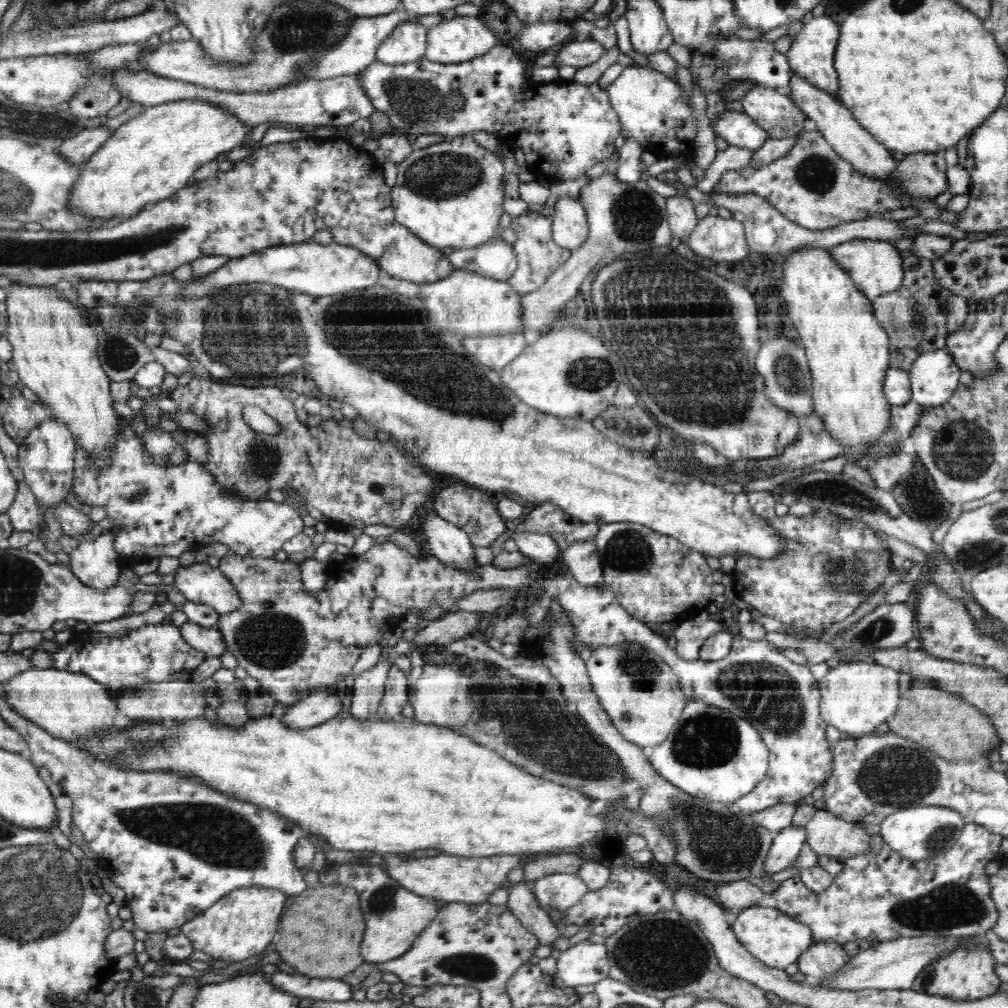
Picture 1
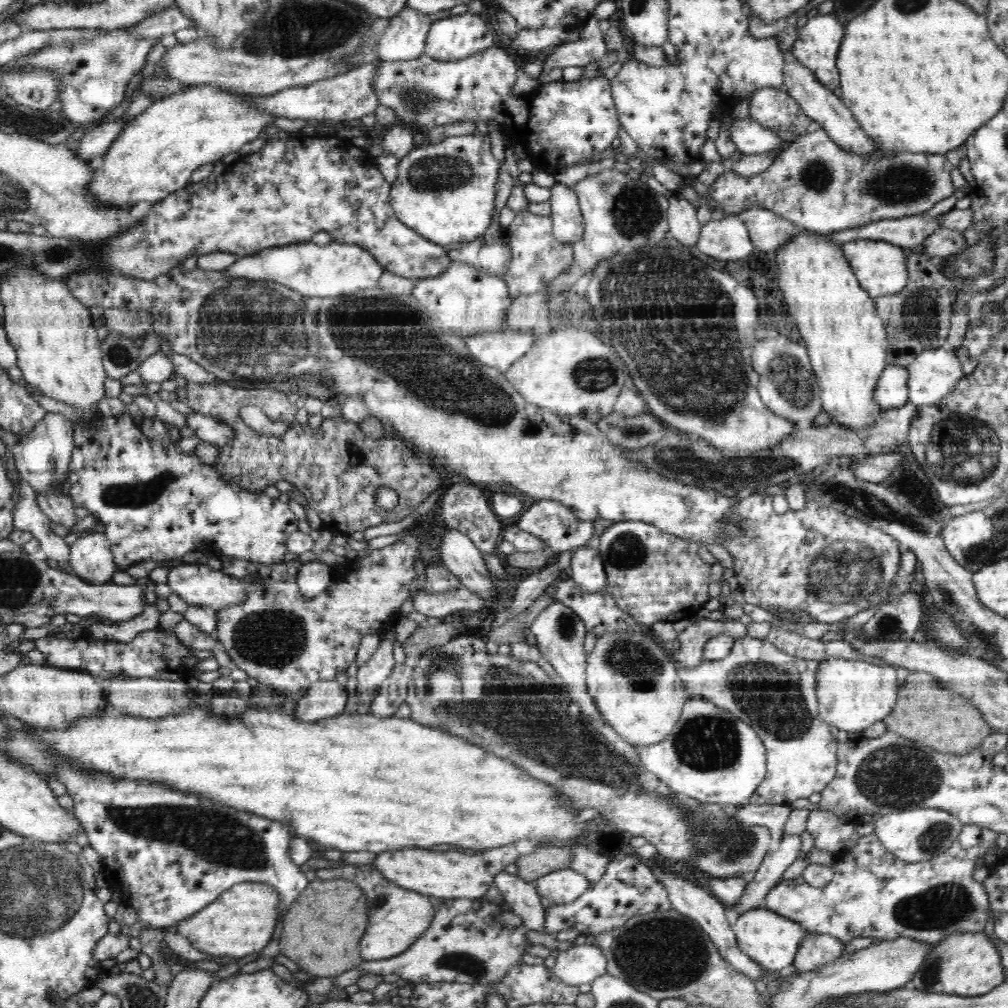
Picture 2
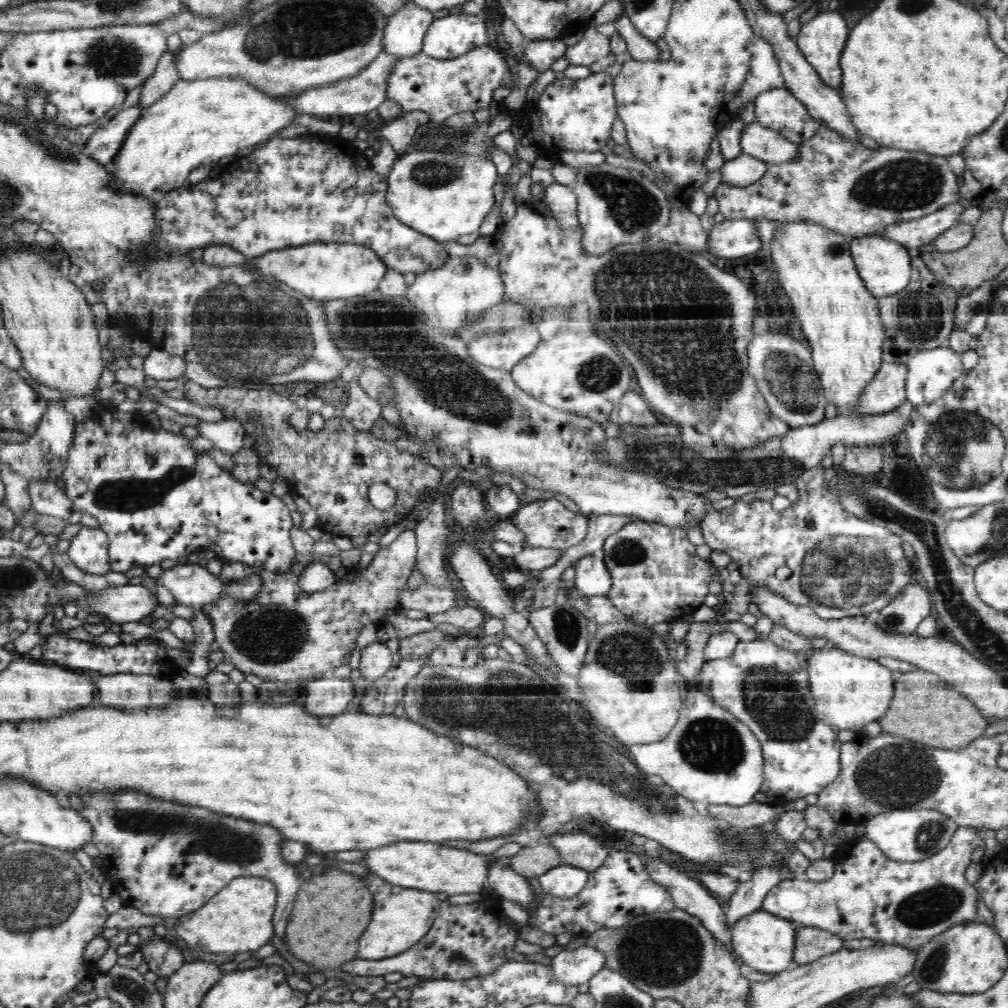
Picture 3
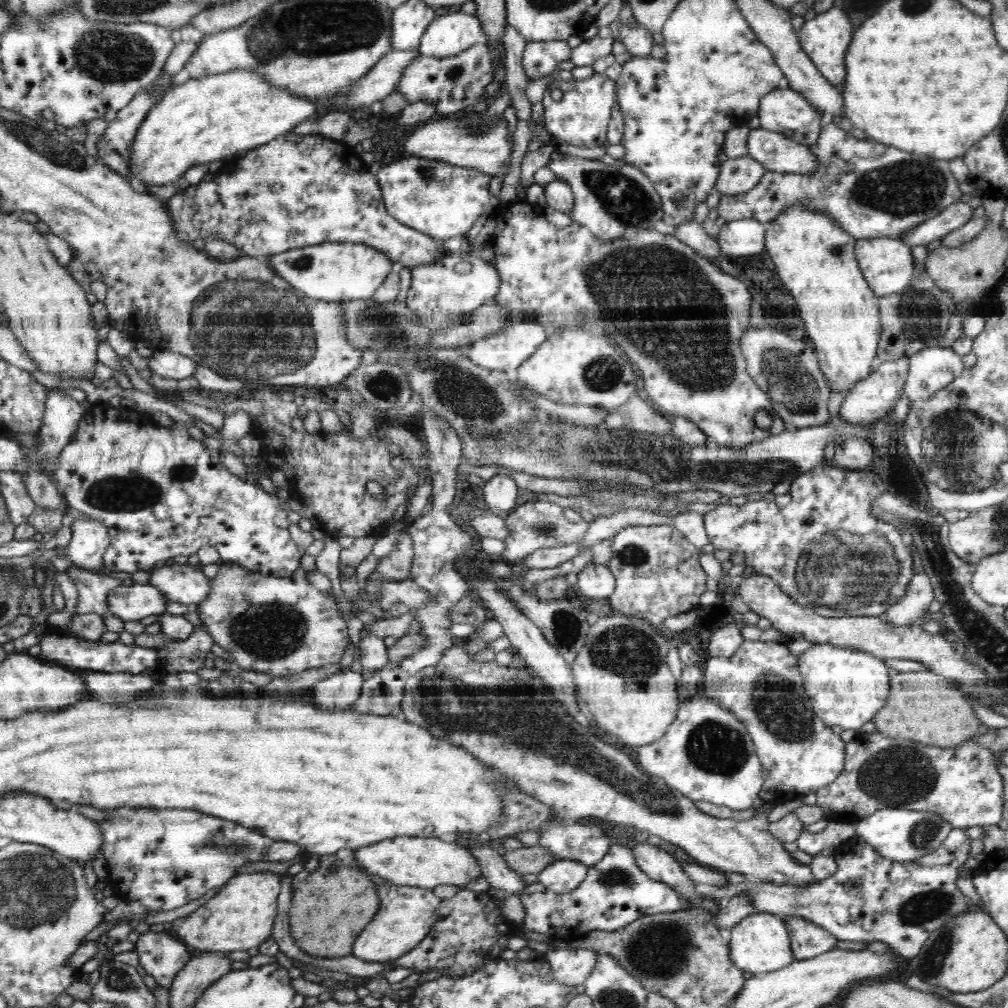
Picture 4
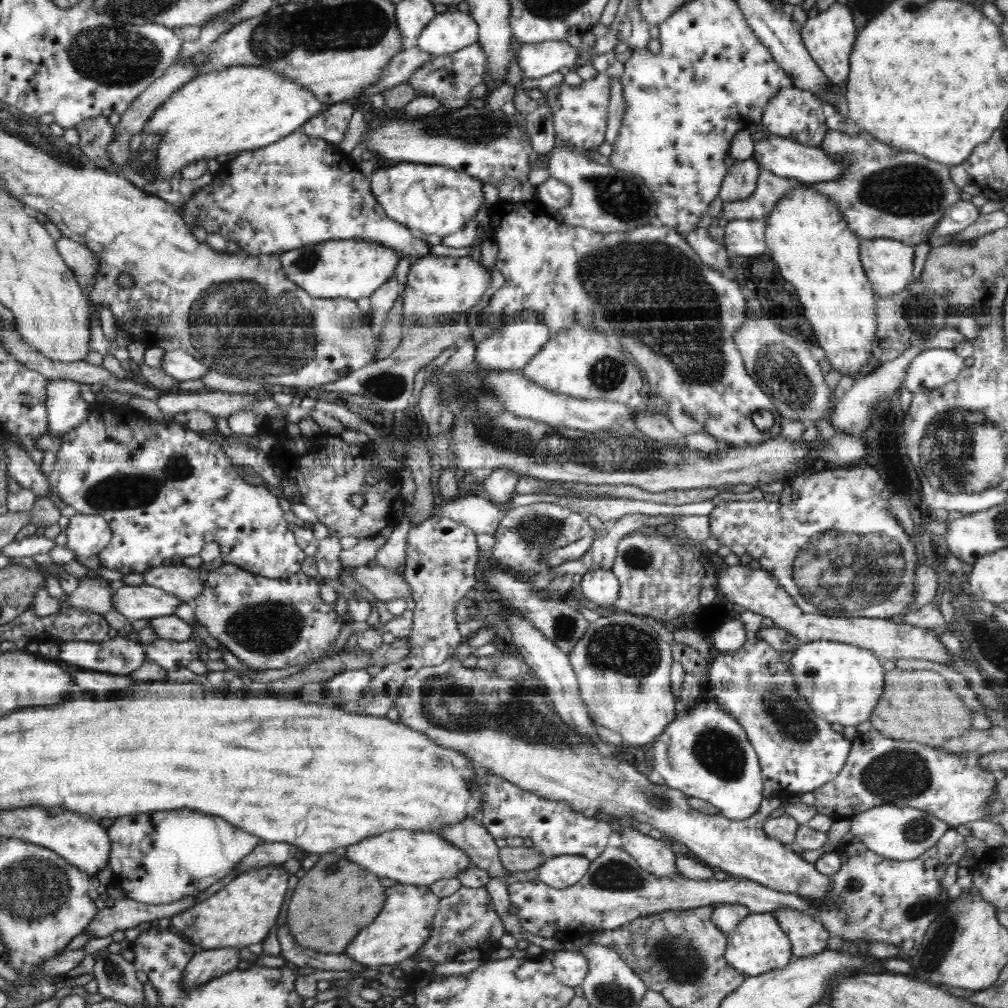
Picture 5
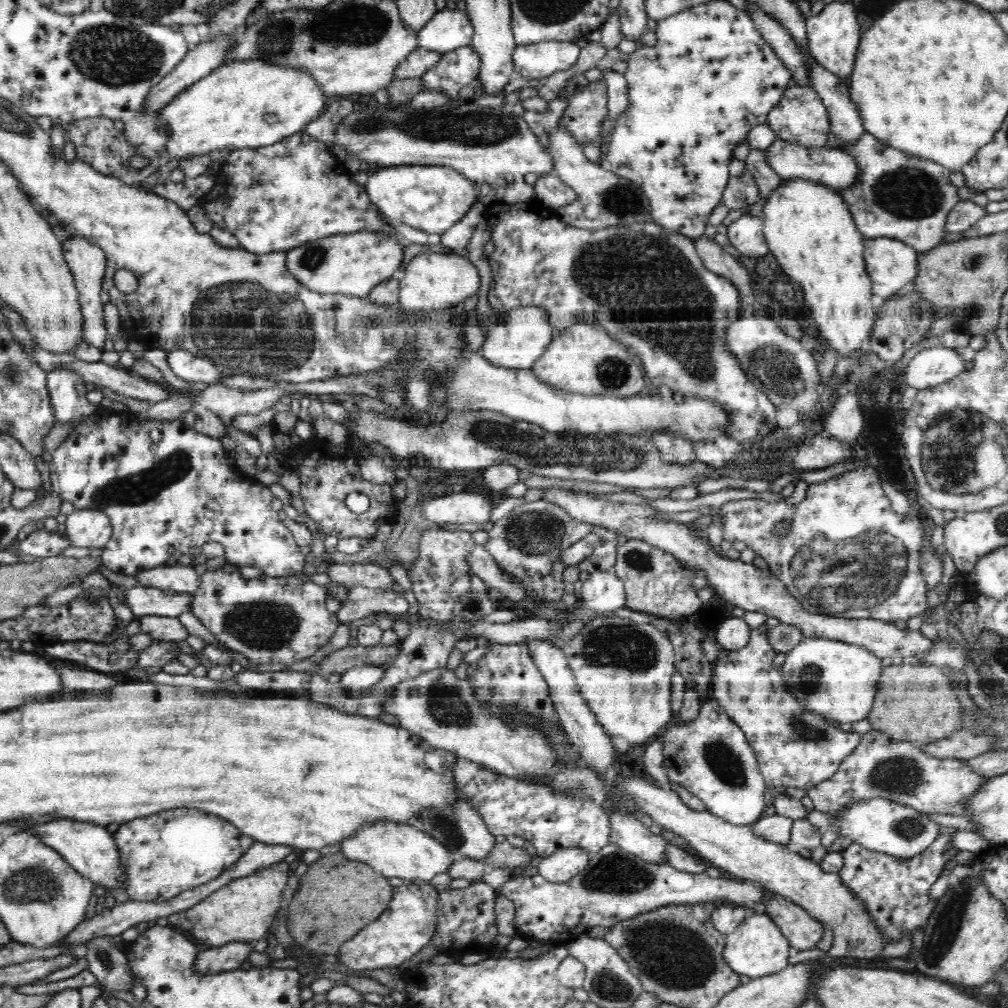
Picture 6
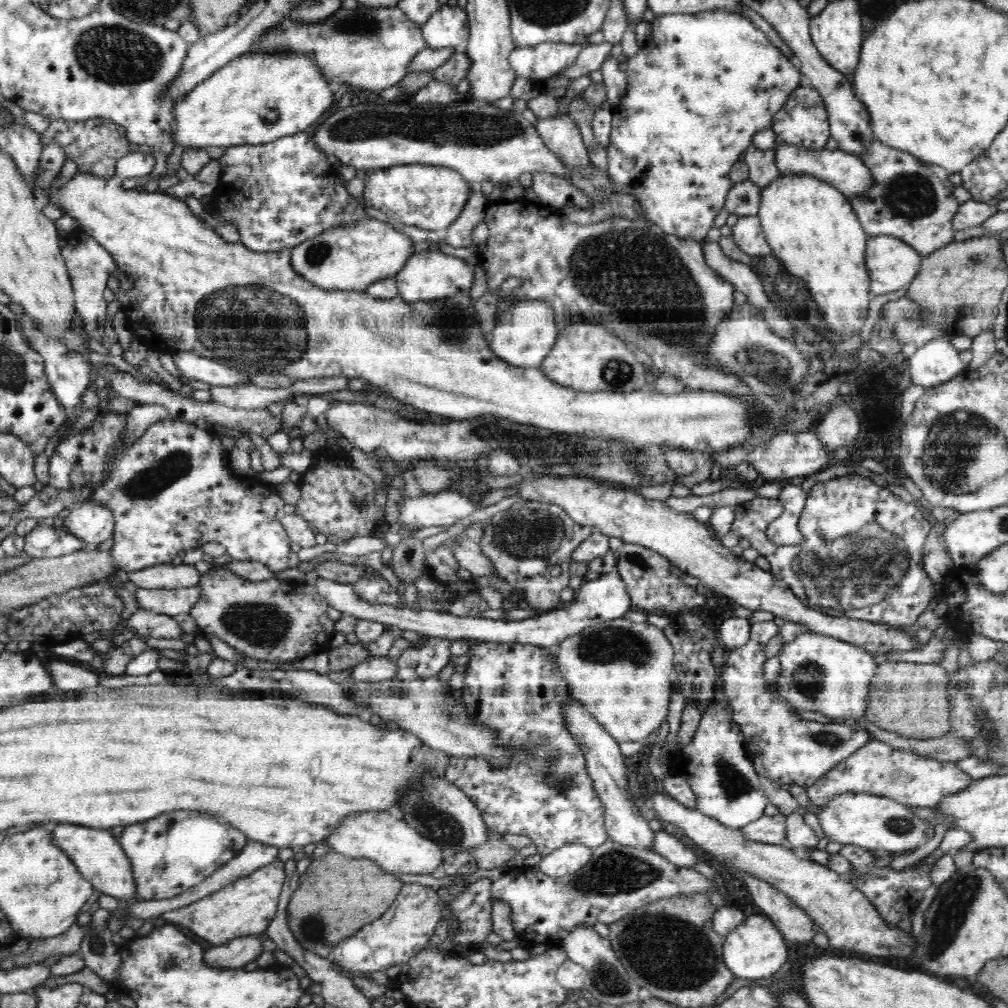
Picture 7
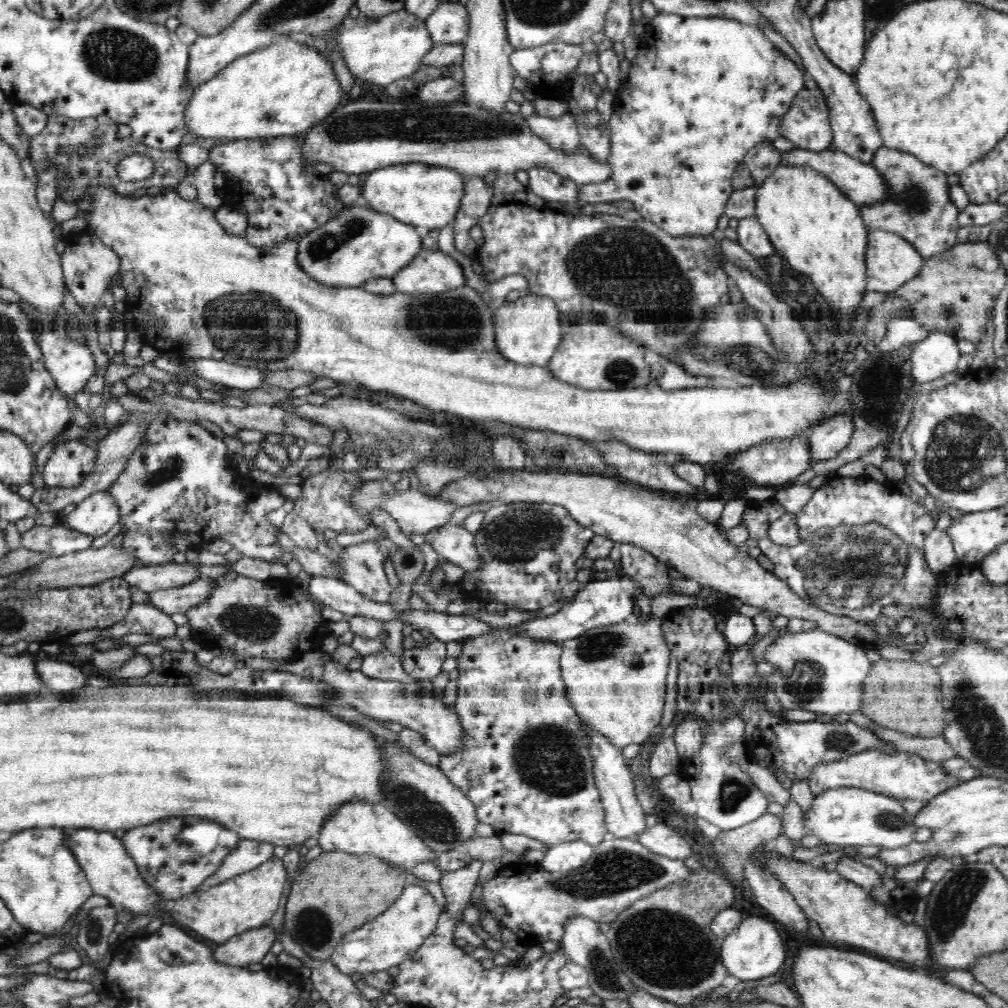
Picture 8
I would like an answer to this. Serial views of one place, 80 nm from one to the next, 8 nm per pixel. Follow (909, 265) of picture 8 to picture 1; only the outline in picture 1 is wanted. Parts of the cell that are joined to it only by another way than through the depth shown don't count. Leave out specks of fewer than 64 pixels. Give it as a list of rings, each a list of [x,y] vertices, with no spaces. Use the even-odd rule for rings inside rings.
[[[852,240],[830,247],[836,263],[852,277],[855,287],[871,300],[900,288],[904,277],[903,259],[893,243],[878,240]]]

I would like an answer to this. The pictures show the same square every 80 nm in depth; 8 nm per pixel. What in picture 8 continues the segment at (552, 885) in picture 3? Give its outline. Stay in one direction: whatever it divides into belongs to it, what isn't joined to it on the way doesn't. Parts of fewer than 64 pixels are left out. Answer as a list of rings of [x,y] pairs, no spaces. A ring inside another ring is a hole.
[[[582,840],[556,844],[546,851],[540,867],[548,872],[568,872],[568,870],[584,866],[584,863],[592,856],[594,849],[594,845]]]

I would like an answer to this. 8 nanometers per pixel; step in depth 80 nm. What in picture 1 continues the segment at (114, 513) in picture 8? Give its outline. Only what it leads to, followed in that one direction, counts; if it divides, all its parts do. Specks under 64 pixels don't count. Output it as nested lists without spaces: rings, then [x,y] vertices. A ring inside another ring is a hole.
[[[112,531],[80,539],[78,548],[70,554],[68,567],[76,578],[98,590],[116,585],[120,567]]]

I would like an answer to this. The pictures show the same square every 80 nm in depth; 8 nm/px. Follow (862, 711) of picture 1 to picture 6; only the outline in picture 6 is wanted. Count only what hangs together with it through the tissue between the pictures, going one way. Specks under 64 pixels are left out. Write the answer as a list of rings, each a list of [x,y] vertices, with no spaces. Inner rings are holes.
[[[811,636],[804,638],[798,646],[785,654],[782,668],[786,687],[802,709],[838,723],[853,723],[868,717],[877,696],[877,682],[883,670],[881,659],[864,647],[836,639],[812,638]]]

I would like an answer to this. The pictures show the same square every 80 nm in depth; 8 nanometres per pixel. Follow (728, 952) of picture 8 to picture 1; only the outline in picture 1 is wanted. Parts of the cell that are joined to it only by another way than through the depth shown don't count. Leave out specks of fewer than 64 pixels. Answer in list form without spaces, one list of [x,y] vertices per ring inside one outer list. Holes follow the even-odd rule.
[[[759,905],[742,909],[731,924],[731,929],[749,954],[773,969],[786,969],[790,964],[797,963],[813,942],[812,929],[808,925],[794,920],[778,909]]]

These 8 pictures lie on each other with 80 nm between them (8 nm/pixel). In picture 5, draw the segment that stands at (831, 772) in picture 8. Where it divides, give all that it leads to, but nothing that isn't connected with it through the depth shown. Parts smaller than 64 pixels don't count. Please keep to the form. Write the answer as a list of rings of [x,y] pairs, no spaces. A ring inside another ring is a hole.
[[[870,729],[852,740],[853,748],[836,778],[812,790],[814,808],[833,822],[852,821],[854,815],[876,806],[893,805],[926,811],[952,828],[987,820],[986,804],[996,790],[996,776],[980,765],[980,754],[951,754],[920,742],[895,740]]]

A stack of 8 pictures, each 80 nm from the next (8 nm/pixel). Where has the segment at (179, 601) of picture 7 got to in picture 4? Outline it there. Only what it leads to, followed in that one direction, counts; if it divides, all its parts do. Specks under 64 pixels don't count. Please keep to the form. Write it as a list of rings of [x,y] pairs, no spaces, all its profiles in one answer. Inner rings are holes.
[[[149,582],[120,585],[111,590],[107,605],[114,616],[124,622],[141,620],[152,614],[166,614],[166,595]]]

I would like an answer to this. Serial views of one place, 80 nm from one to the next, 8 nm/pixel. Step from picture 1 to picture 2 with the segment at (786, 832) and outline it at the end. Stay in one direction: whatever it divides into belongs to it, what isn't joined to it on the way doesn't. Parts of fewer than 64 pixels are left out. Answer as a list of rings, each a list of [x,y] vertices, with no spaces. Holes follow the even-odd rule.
[[[784,834],[778,848],[763,858],[760,868],[754,873],[753,881],[746,884],[742,898],[734,906],[738,908],[739,914],[758,907],[760,901],[774,888],[774,884],[778,884],[788,866],[801,854],[800,835]]]

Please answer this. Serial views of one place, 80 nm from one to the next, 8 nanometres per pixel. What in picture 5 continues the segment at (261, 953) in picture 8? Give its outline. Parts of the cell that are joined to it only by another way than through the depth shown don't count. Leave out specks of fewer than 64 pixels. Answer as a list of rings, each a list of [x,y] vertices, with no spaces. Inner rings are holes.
[[[228,946],[195,954],[183,970],[183,982],[188,986],[200,986],[200,982],[210,982],[220,974],[233,971],[240,962],[239,951],[240,948]]]

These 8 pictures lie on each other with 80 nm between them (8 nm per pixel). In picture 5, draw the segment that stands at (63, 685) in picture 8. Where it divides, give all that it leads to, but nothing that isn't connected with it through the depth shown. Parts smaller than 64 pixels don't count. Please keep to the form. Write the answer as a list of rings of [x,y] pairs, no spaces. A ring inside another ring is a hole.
[[[99,671],[76,672],[74,674],[76,686],[92,692],[100,692],[100,695],[116,693],[116,690],[125,690],[136,682],[130,676],[114,675]]]

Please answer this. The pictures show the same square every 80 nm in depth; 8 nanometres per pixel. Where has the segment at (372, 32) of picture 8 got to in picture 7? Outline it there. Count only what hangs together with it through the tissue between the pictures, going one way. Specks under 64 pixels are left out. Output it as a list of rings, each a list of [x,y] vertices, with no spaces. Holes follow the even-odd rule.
[[[397,6],[342,8],[319,24],[300,24],[286,20],[274,29],[268,29],[262,40],[250,50],[251,54],[274,51],[295,51],[310,54],[318,62],[319,70],[328,82],[337,86],[382,91],[394,86],[407,76],[416,54],[428,48],[423,37],[422,24],[412,22]]]

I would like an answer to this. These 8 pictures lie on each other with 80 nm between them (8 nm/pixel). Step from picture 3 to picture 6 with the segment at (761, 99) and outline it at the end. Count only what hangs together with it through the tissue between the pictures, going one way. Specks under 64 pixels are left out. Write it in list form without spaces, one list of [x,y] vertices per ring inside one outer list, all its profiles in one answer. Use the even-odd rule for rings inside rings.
[[[809,85],[788,87],[782,100],[768,114],[767,124],[775,132],[776,138],[808,148],[826,146],[826,138],[831,132],[827,108],[820,95]]]

